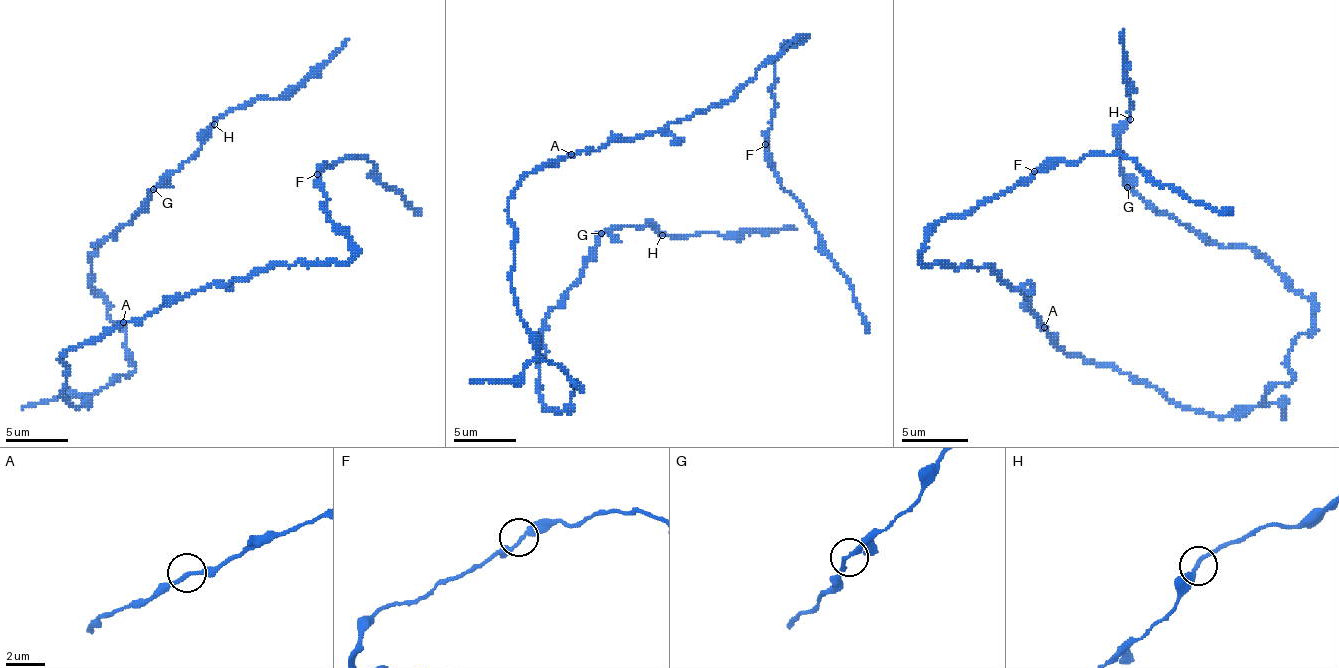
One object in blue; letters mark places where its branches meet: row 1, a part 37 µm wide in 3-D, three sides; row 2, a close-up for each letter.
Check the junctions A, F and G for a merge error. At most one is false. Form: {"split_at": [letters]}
{"split_at": []}

